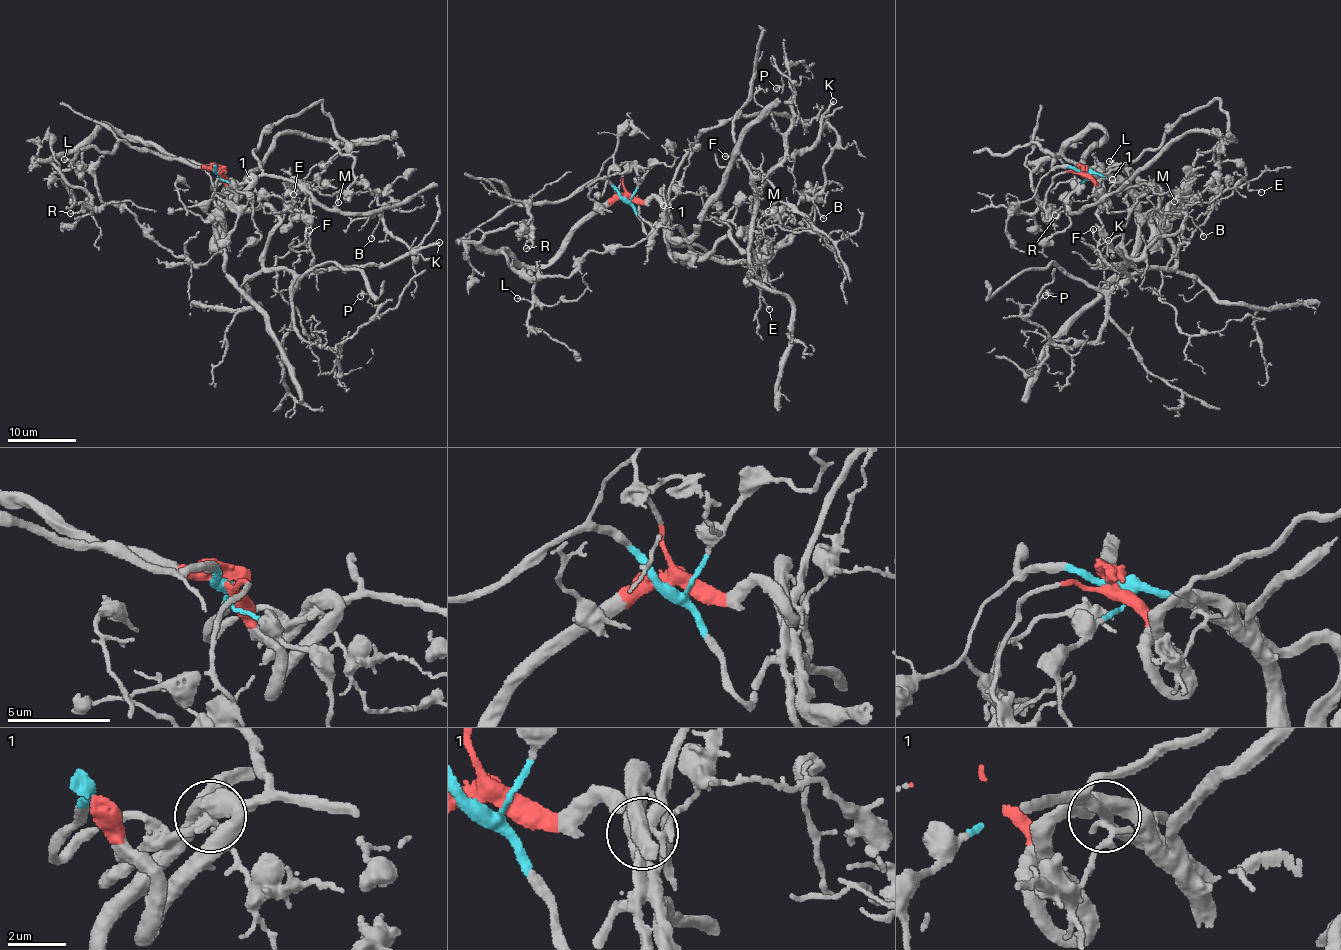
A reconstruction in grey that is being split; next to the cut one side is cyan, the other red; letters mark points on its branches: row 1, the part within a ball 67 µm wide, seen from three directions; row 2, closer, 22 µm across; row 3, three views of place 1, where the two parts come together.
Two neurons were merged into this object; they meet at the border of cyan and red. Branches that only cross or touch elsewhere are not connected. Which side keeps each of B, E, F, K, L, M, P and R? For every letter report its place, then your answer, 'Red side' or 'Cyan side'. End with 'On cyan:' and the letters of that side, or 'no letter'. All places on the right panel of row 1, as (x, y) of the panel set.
B: Place: (1203, 236). Cyan side
E: Place: (1261, 192). Red side
F: Place: (1093, 229). Cyan side
K: Place: (1108, 240). Cyan side
L: Place: (1109, 161). Red side
M: Place: (1174, 201). Red side
P: Place: (1045, 295). Cyan side
R: Place: (1055, 215). Red side
On cyan: B, F, K, P

